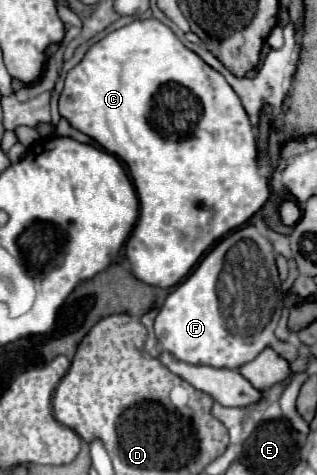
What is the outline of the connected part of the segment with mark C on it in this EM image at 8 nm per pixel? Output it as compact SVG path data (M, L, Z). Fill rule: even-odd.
M156 18L134 20L94 42L84 58L68 72L58 112L70 126L96 140L126 164L140 200L140 216L126 242L126 258L132 274L150 286L176 286L216 240L242 226L270 196L268 178L258 174L256 130L240 98L220 72L188 50Z

